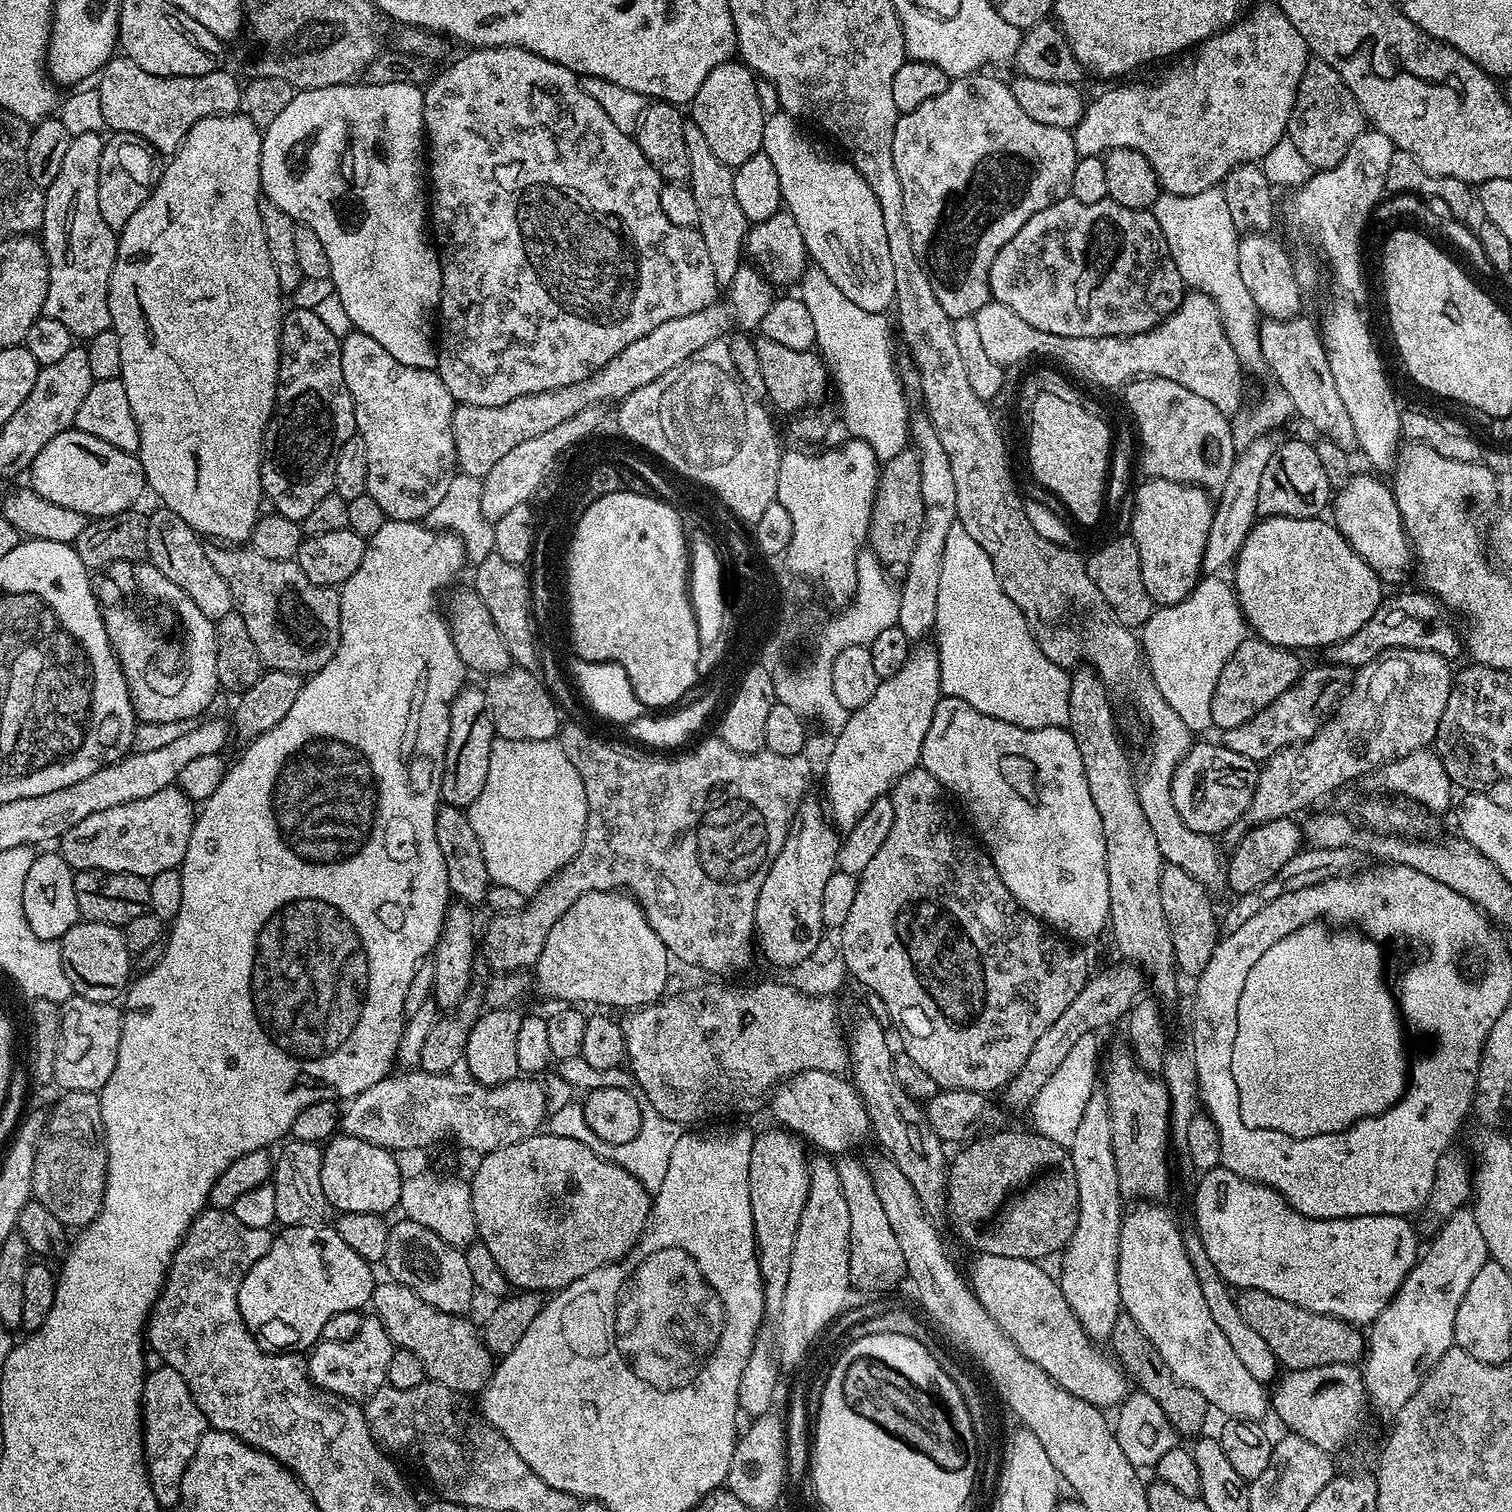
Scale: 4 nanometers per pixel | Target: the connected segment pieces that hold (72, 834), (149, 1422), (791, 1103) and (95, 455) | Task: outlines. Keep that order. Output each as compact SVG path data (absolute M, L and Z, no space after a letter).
M179 786L163 788L158 794L150 794L150 798L110 806L110 810L98 810L98 814L90 814L90 818L82 818L78 826L70 826L70 830L60 837L58 855L76 872L125 872L151 878L162 874L162 870L177 870L184 863L197 815L193 801Z
M159 1366L147 1373L144 1382L144 1462L148 1465L148 1477L152 1487L152 1499L160 1503L161 1509L171 1510L180 1501L180 1483L182 1474L186 1474L186 1466L190 1466L190 1458L194 1458L194 1450L198 1450L198 1442L202 1442L204 1433L209 1431L208 1419L198 1410L182 1374L167 1366Z
M817 1068L798 1072L789 1076L786 1082L777 1084L771 1096L772 1112L784 1123L781 1125L787 1126L809 1145L817 1144L824 1151L821 1153L844 1154L856 1150L852 1148L858 1147L864 1139L869 1139L870 1125L866 1106L856 1093L851 1079L843 1075Z
M75 430L50 438L50 442L46 442L33 458L30 475L30 487L42 499L69 507L87 518L129 511L135 505L132 503L146 492L139 455L118 450L110 446L110 442L102 442L102 438L93 438Z

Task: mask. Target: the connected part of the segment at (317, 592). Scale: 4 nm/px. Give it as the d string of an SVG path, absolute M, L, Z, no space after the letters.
M212 542L207 545L208 557L226 578L226 586L230 586L230 594L234 610L246 622L246 630L254 642L254 650L258 650L260 663L265 669L273 672L293 672L301 678L322 670L330 658L338 650L340 641L340 593L336 588L327 588L321 584L310 582L306 574L296 565L295 559L275 560L258 554L250 546L221 546Z

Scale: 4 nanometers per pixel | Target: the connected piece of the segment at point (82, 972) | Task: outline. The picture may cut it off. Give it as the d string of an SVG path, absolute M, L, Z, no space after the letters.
M81 919L70 926L70 930L66 930L58 943L62 954L62 970L66 970L66 978L70 978L75 995L103 1004L121 999L130 983L128 971L133 971L134 960L126 950L124 933L117 925Z

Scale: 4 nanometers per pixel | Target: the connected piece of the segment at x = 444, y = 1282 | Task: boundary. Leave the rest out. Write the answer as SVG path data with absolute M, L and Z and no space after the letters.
M400 1218L397 1224L393 1223L389 1227L386 1238L386 1254L382 1264L383 1267L388 1267L388 1272L392 1275L389 1277L395 1283L414 1290L414 1294L418 1298L422 1298L422 1302L426 1302L446 1314L463 1316L471 1313L472 1296L475 1297L477 1291L474 1278L470 1278L470 1266L466 1266L464 1252L459 1248L451 1248L446 1242L442 1242L442 1238L438 1238L438 1234L434 1234L434 1230L426 1230L426 1226L418 1226L418 1222Z

